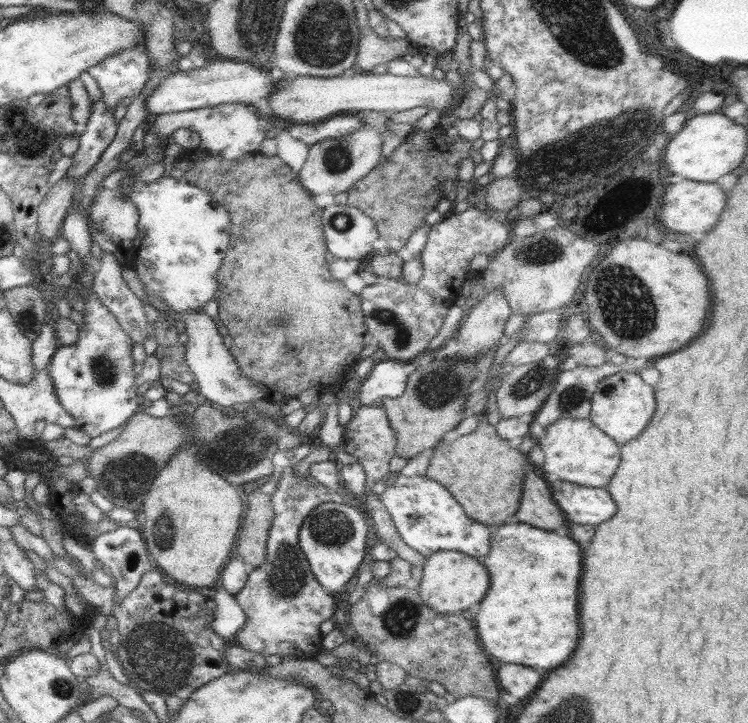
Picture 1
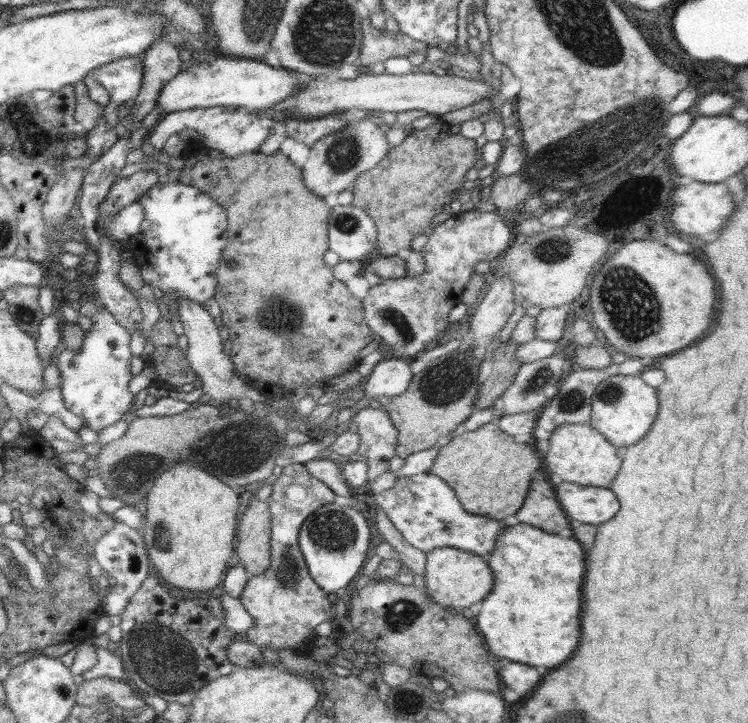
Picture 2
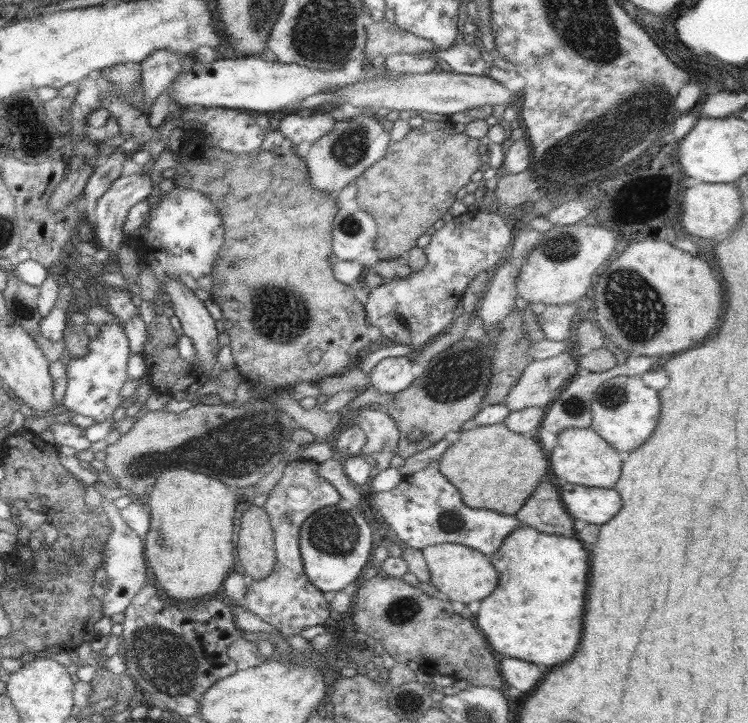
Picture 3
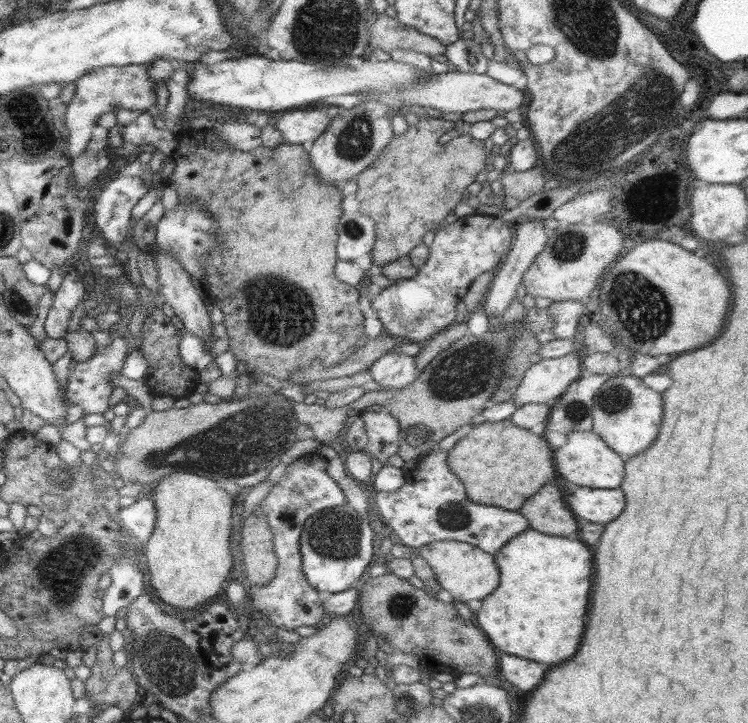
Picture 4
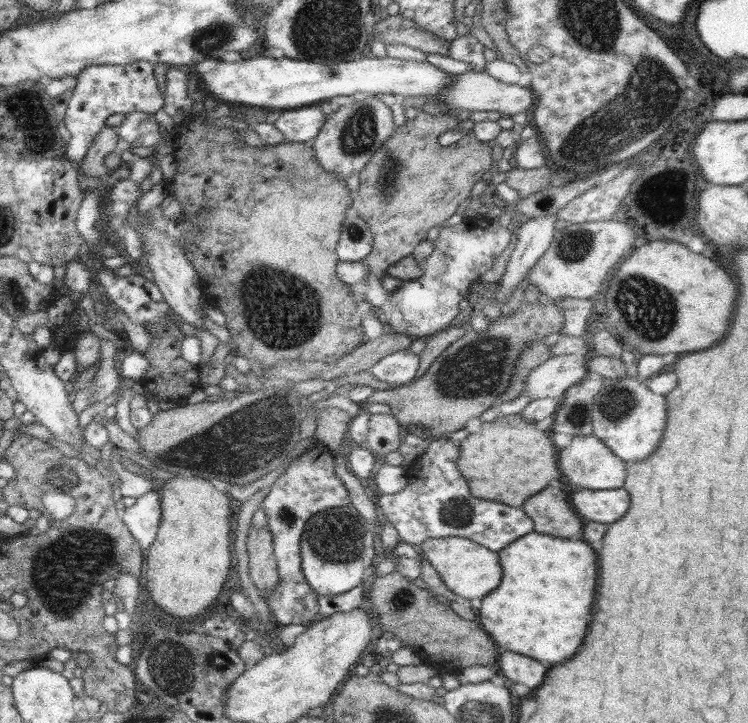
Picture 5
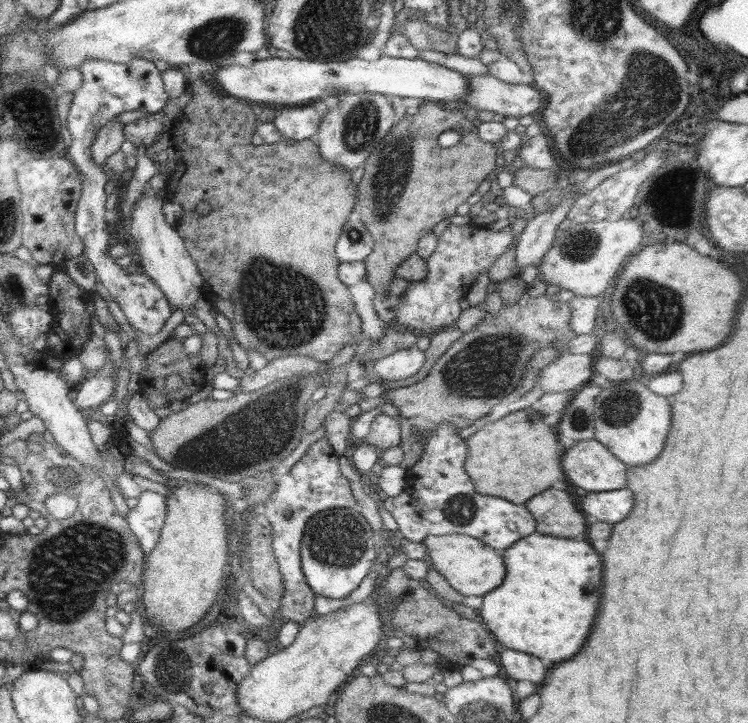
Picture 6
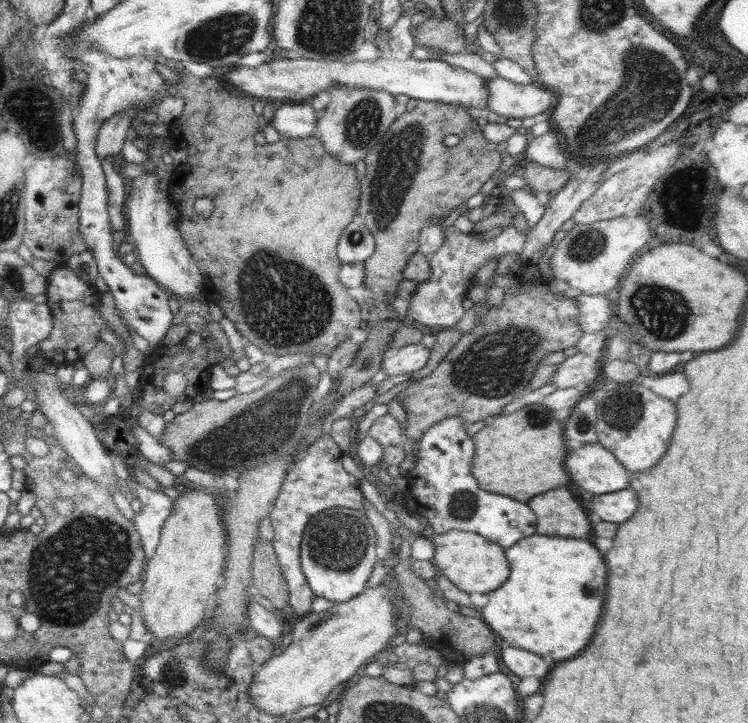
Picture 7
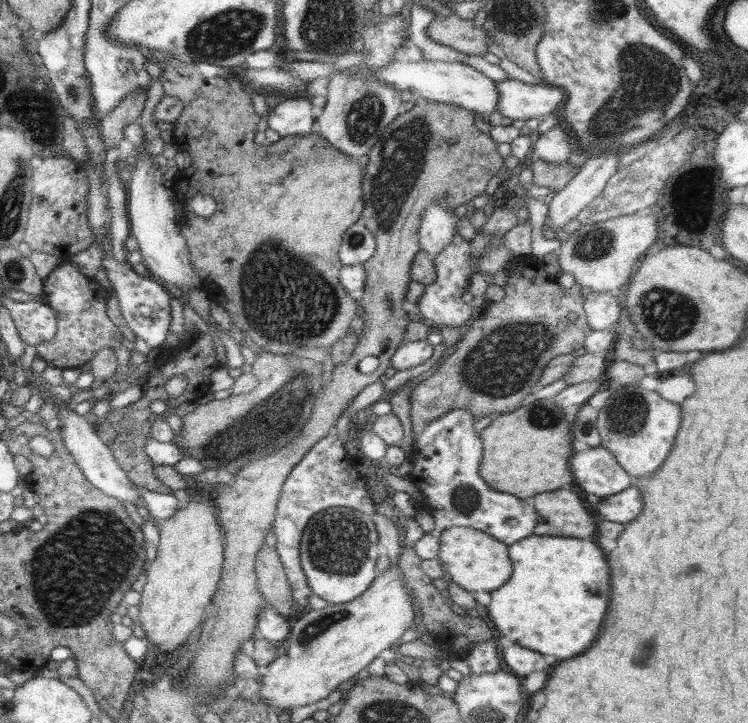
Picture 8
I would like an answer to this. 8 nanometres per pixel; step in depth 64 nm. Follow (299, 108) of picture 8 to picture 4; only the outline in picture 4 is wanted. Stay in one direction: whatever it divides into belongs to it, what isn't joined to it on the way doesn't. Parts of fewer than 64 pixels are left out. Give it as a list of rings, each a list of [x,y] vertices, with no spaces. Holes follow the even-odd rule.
[[[325,108],[320,110],[306,110],[306,112],[286,112],[282,120],[276,122],[275,127],[284,137],[284,143],[299,144],[314,142],[330,123]]]

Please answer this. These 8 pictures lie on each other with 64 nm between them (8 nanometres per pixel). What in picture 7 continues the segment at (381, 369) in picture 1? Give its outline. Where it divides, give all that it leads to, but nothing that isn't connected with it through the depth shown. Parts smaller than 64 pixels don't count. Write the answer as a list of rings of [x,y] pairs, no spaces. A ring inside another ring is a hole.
[[[410,343],[384,356],[380,369],[386,370],[388,377],[403,375],[420,370],[430,358],[430,349],[421,343]]]

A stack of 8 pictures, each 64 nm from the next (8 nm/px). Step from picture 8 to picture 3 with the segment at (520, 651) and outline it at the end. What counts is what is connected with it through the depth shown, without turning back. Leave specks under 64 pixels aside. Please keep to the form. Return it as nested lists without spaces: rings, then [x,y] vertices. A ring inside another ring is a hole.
[[[502,658],[500,670],[502,670],[504,682],[528,694],[534,690],[534,686],[540,682],[544,674],[544,670],[538,664],[530,664],[518,658]]]

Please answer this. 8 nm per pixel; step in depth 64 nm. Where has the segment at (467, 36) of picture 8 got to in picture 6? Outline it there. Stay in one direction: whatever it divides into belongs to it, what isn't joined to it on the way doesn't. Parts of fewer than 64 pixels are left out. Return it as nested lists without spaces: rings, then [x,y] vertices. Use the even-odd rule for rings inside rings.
[[[403,10],[396,14],[394,26],[391,31],[393,37],[401,39],[412,44],[414,48],[420,50],[434,50],[446,54],[454,54],[458,50],[456,42],[459,35],[452,29],[445,32],[444,29],[438,29],[426,23],[424,19],[410,18]]]

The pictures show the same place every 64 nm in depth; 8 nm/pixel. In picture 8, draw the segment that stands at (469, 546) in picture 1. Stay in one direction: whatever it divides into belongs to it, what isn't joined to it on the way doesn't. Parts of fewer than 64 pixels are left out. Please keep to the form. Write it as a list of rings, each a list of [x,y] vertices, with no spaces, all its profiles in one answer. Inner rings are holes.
[[[454,409],[432,420],[420,433],[413,433],[413,470],[408,478],[424,494],[415,507],[427,508],[436,522],[434,529],[420,540],[422,546],[416,546],[420,552],[424,550],[422,554],[436,556],[440,552],[442,531],[451,526],[478,529],[510,546],[532,535],[537,525],[539,517],[532,502],[492,489],[478,473],[484,441],[474,428],[476,421],[470,409]]]

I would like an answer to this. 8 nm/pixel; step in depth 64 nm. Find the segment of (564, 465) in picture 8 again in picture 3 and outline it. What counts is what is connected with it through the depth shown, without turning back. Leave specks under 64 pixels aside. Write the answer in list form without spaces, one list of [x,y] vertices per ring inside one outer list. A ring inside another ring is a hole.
[[[504,423],[463,431],[460,440],[448,446],[438,463],[442,474],[460,489],[466,505],[509,515],[515,515],[538,484],[551,475],[550,459],[539,439],[514,432]]]

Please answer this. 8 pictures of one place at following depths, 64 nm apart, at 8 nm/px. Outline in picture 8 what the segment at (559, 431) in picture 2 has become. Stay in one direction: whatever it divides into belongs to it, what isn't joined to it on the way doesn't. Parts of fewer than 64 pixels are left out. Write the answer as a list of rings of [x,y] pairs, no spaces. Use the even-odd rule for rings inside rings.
[[[602,446],[574,452],[568,464],[576,484],[600,498],[618,494],[632,485],[633,476]]]

